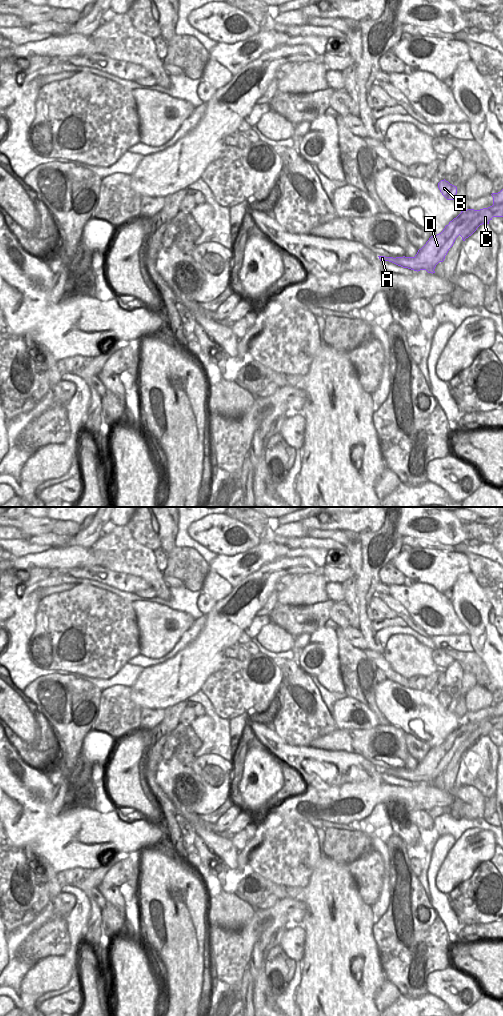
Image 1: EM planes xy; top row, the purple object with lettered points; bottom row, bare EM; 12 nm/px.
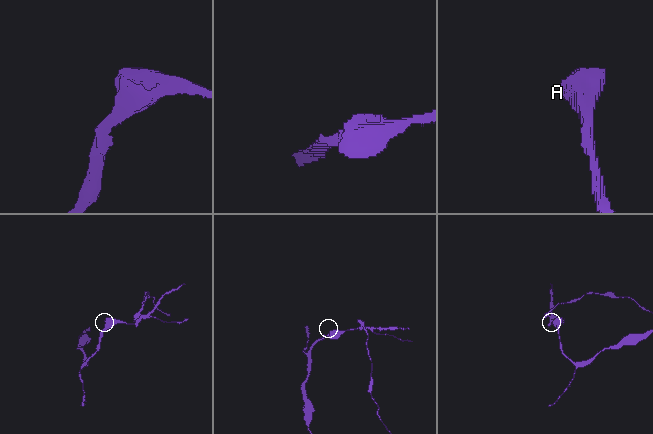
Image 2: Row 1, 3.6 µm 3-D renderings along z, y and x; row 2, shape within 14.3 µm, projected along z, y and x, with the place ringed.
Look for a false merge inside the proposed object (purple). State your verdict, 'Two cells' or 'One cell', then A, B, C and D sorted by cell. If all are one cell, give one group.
Two cells. Groups: A / B C D.

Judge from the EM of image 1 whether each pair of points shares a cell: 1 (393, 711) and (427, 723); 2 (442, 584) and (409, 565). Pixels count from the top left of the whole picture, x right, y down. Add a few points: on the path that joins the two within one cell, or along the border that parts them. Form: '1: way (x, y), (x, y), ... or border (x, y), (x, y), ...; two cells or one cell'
1: way (401, 711), (417, 713), (419, 715); one cell
2: way (434, 576), (428, 570), (417, 569); one cell

